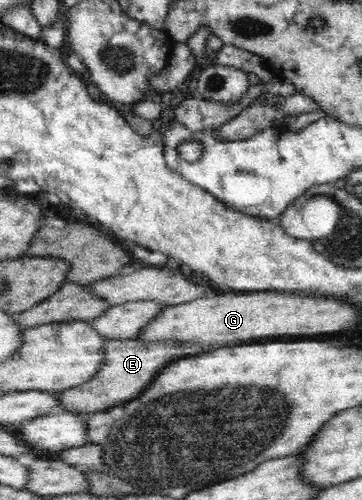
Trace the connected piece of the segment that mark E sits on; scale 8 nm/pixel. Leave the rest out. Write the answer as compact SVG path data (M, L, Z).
M136 338L125 340L103 341L103 364L96 373L83 384L74 386L58 394L58 401L64 406L65 411L75 413L96 413L130 401L141 394L155 375L169 363L192 354L191 348L185 342L174 340L155 340L155 342L143 342Z

